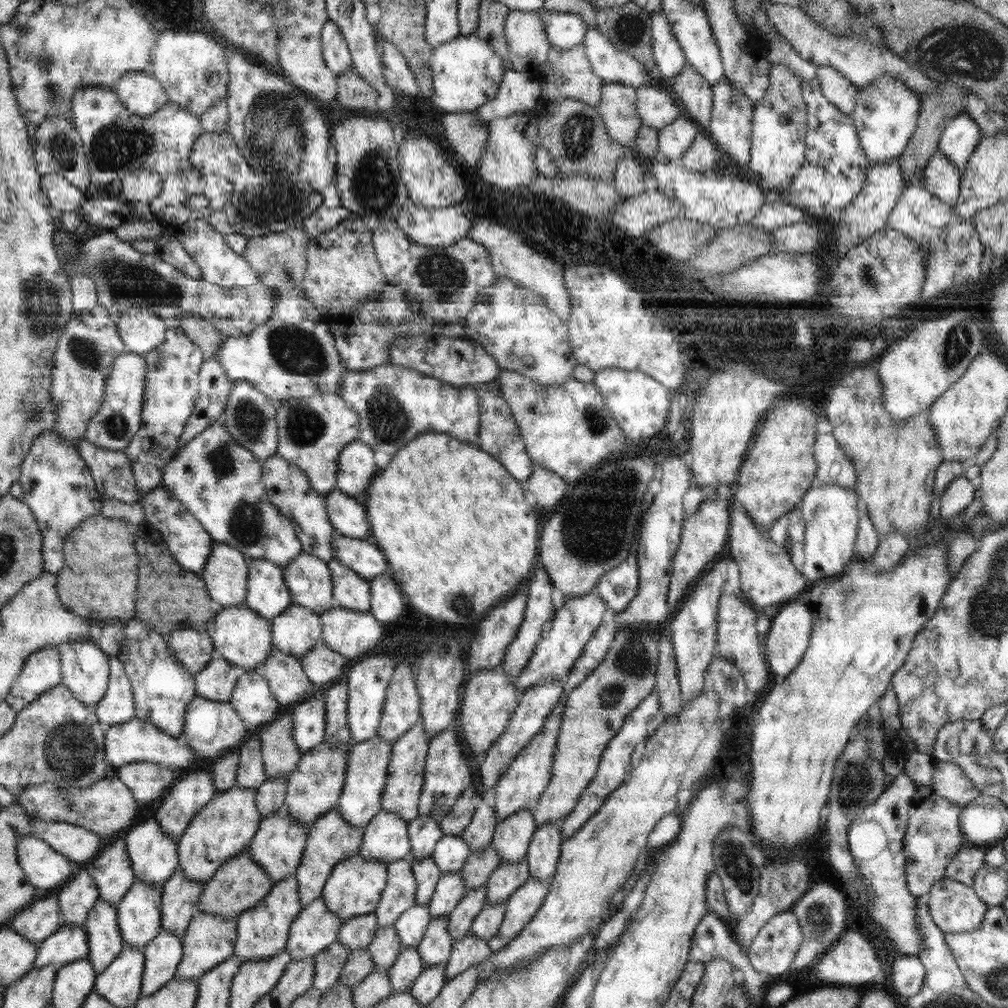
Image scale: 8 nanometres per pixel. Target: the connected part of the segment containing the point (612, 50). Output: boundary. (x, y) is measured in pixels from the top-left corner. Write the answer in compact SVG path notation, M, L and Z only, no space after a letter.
M599 28L586 29L582 45L593 71L604 83L620 83L638 88L658 82L658 78L650 75L636 58L626 50L618 50Z

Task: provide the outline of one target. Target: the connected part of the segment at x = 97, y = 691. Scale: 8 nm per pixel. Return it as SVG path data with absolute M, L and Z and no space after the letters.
M62 641L57 646L61 660L61 683L80 702L91 708L104 696L109 678L109 656L92 641Z

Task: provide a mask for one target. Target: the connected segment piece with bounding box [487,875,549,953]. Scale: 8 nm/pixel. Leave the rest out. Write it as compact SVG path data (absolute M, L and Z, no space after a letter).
M530 875L529 879L508 897L500 930L487 941L492 953L504 949L513 938L516 938L542 906L548 891L549 886L537 878L531 878Z

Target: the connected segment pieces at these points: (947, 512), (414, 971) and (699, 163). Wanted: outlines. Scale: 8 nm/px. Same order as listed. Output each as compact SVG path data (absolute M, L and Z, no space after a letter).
M964 476L953 479L942 493L940 512L941 518L952 520L963 513L964 509L973 502L974 485Z
M417 946L404 947L396 957L394 964L387 970L392 995L406 990L425 969Z
M702 131L696 135L681 159L688 170L709 174L720 154L717 144L709 138L706 131Z

